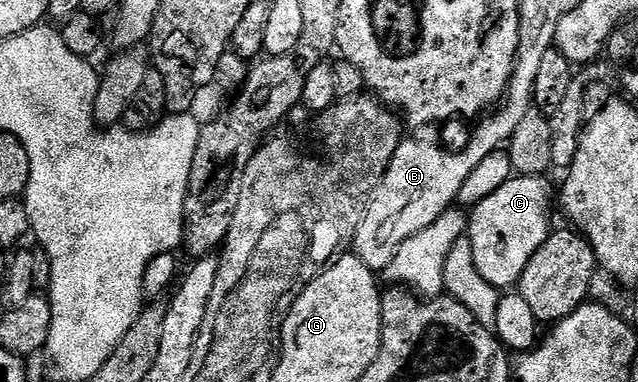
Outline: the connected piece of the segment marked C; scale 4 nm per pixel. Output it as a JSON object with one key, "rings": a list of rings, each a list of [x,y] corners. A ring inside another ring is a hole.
{"rings":[[[512,176],[510,179],[471,208],[466,236],[470,239],[474,265],[488,283],[501,291],[513,288],[525,273],[526,264],[552,232],[554,189],[549,178]]]}

